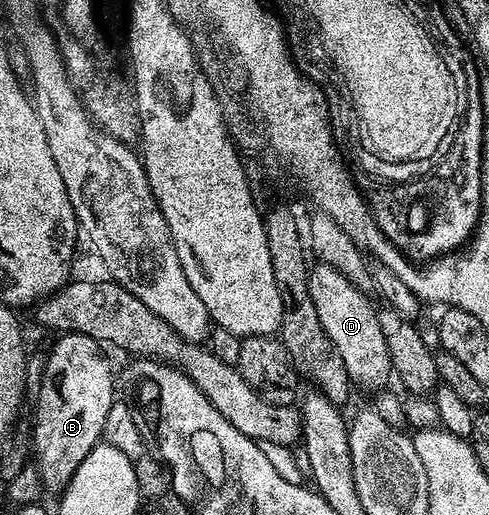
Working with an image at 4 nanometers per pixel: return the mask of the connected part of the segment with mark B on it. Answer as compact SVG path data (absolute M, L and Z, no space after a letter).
M69 332L58 337L59 341L51 348L47 356L47 365L43 368L43 385L39 388L39 401L35 404L35 460L34 467L41 474L44 489L62 490L77 474L77 466L85 462L96 444L104 439L107 431L107 416L111 407L117 403L115 396L115 376L111 373L111 364L103 357L104 349L92 336L83 336L80 332Z

